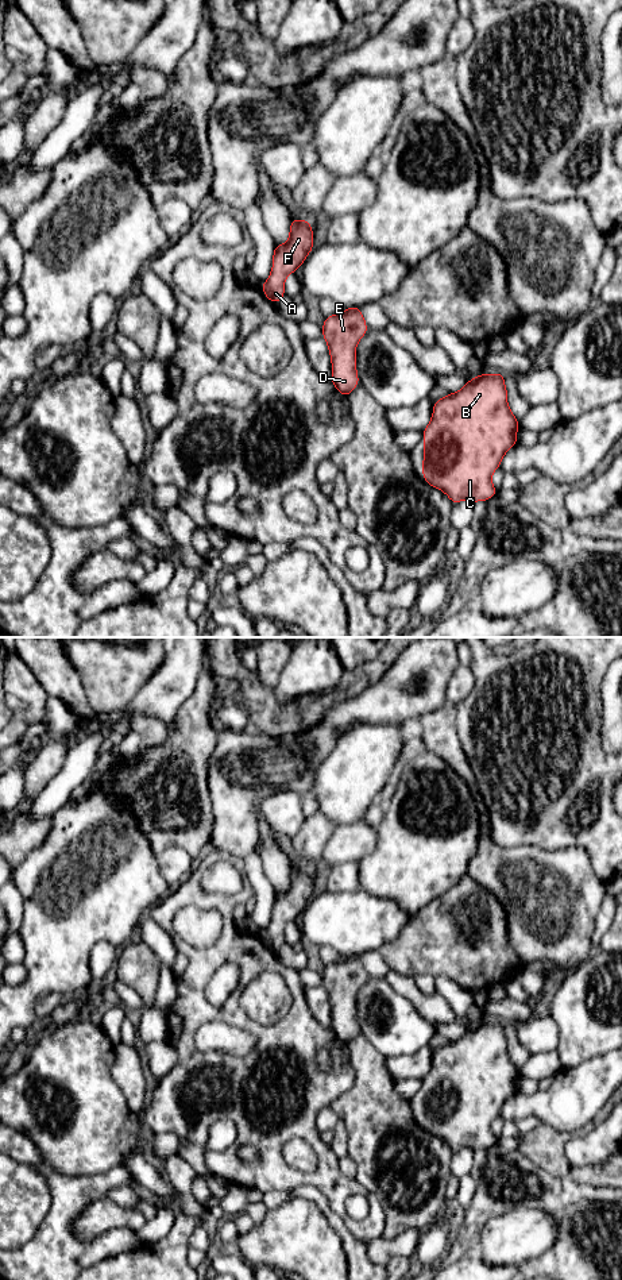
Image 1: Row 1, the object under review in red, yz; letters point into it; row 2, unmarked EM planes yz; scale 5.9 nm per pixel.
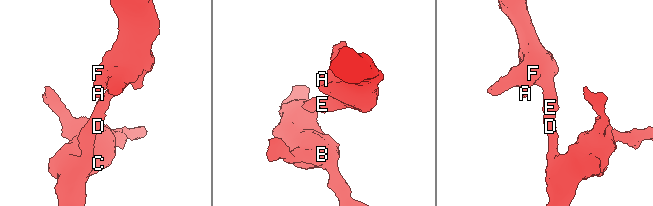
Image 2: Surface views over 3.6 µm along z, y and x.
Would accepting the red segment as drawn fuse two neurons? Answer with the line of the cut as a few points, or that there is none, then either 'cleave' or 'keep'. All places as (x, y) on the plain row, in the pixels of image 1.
no cut; keep

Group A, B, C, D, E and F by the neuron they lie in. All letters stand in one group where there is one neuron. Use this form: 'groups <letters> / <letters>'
groups A B C D E F

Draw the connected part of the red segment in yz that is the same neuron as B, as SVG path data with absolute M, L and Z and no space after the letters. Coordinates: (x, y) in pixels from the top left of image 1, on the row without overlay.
M502 1021L486 1022L467 1029L465 1034L436 1048L433 1063L422 1079L424 1130L444 1140L455 1153L463 1148L474 1152L498 1142L491 1130L492 1121L501 1115L505 1102L517 1094L519 1069L507 1052L507 1037Z

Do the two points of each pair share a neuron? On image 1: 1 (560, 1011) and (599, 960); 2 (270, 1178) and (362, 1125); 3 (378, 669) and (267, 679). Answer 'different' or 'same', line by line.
1: same
2: different
3: different

